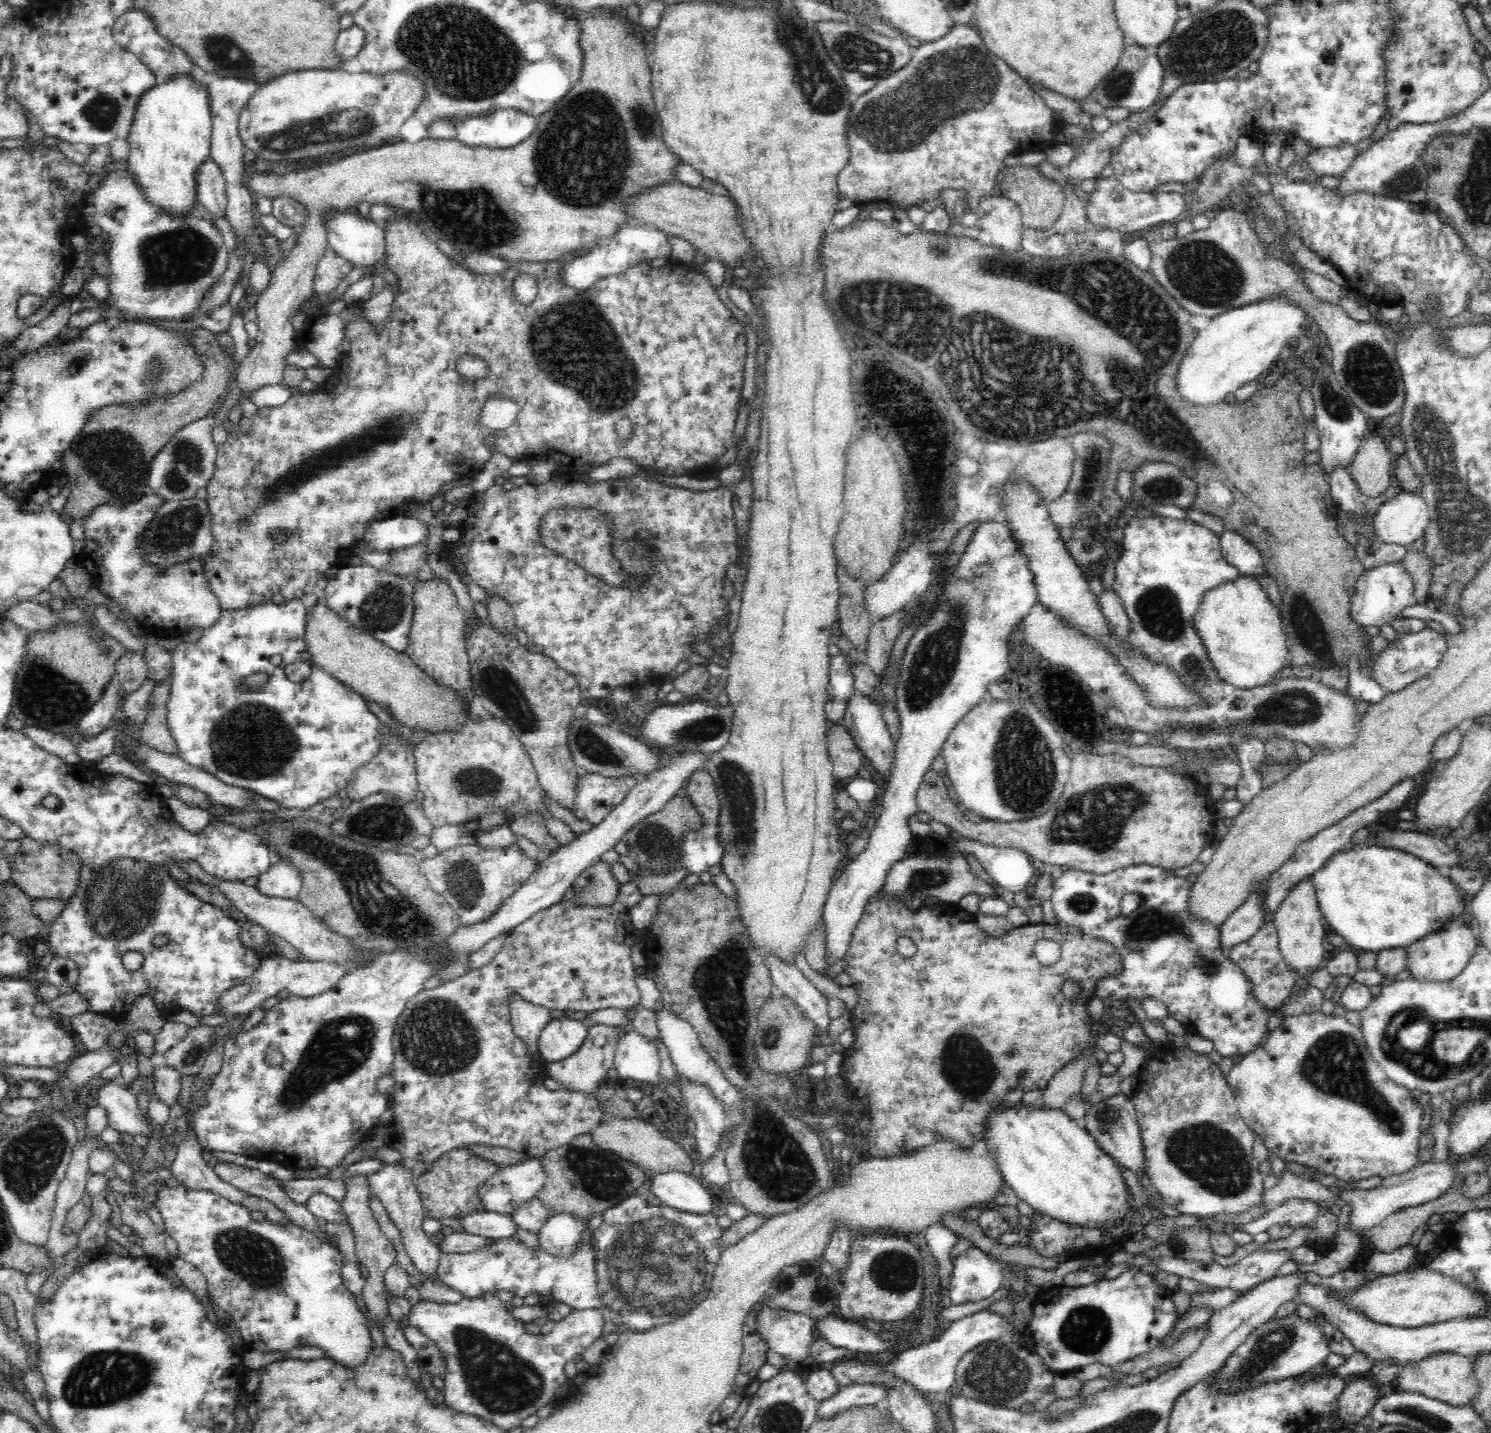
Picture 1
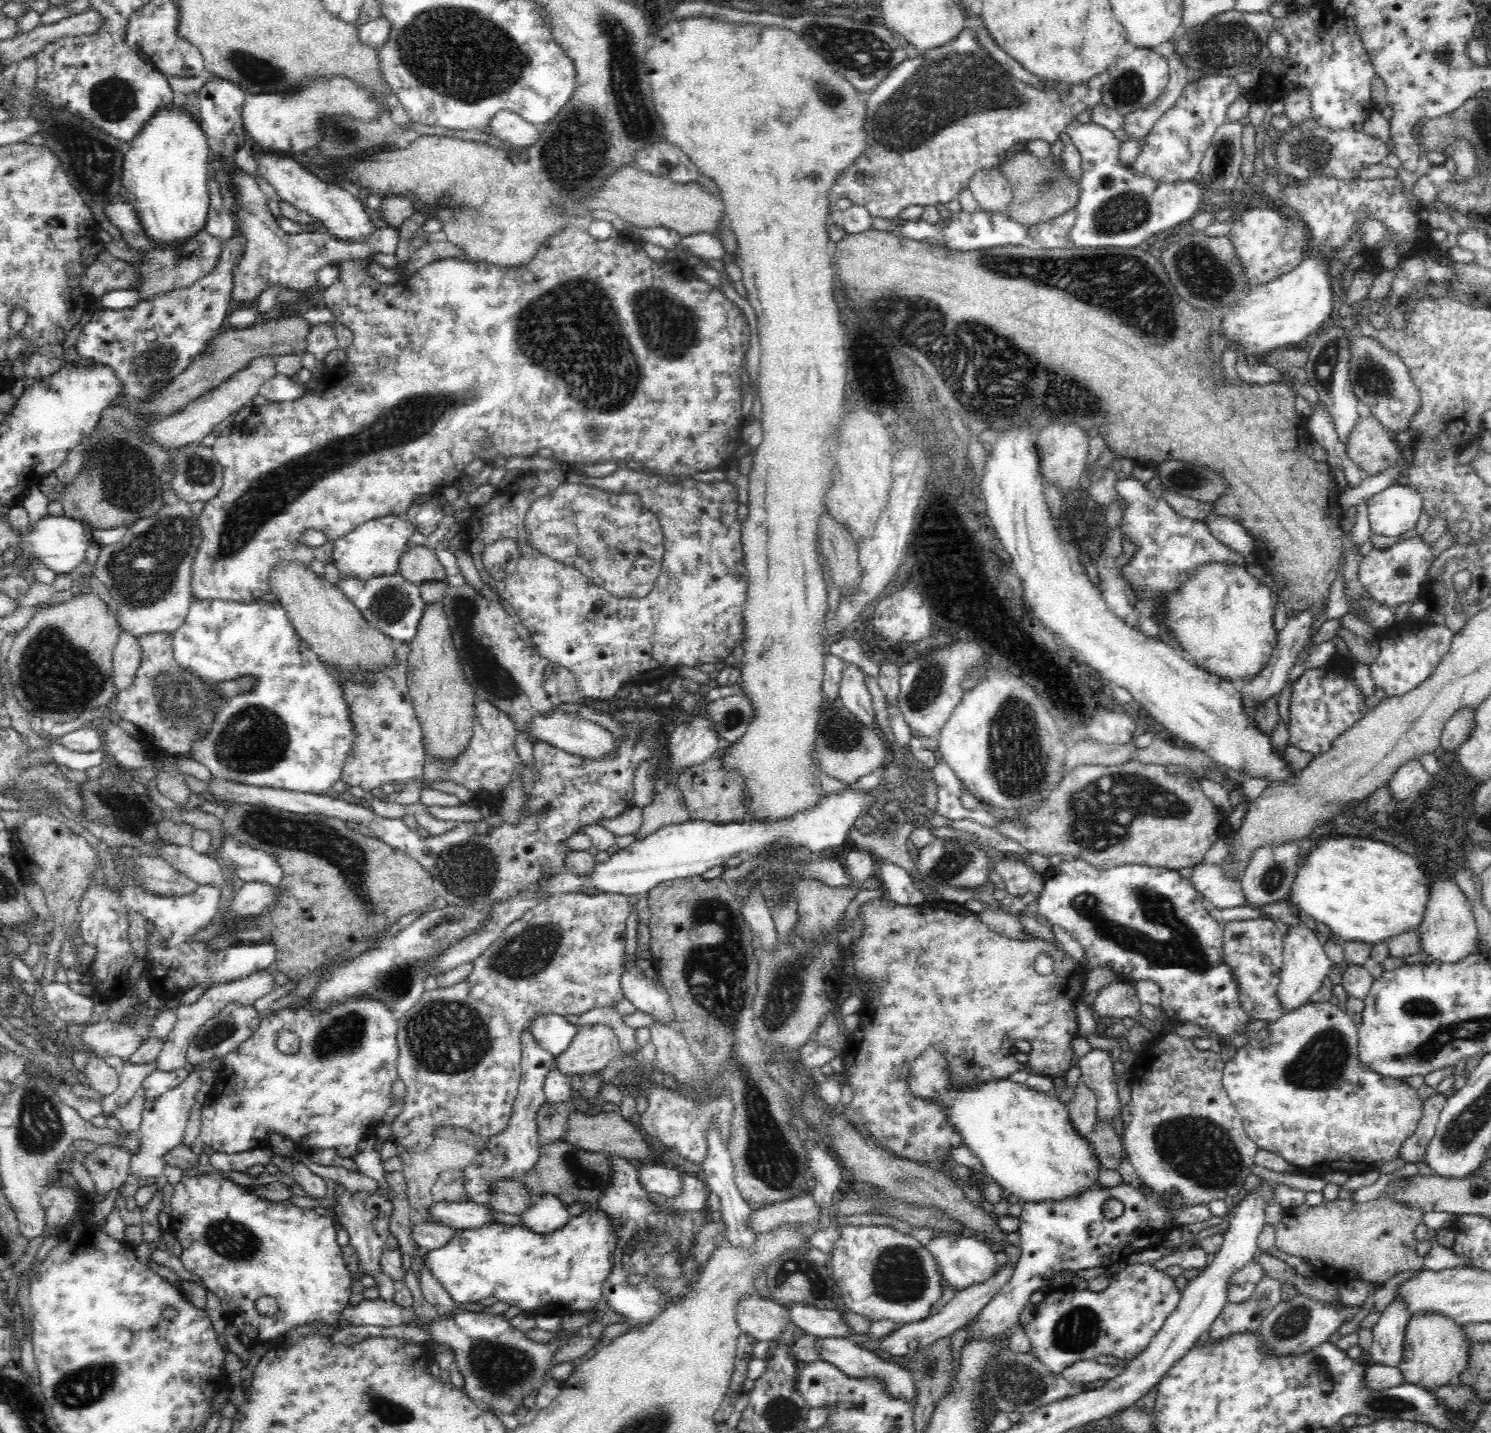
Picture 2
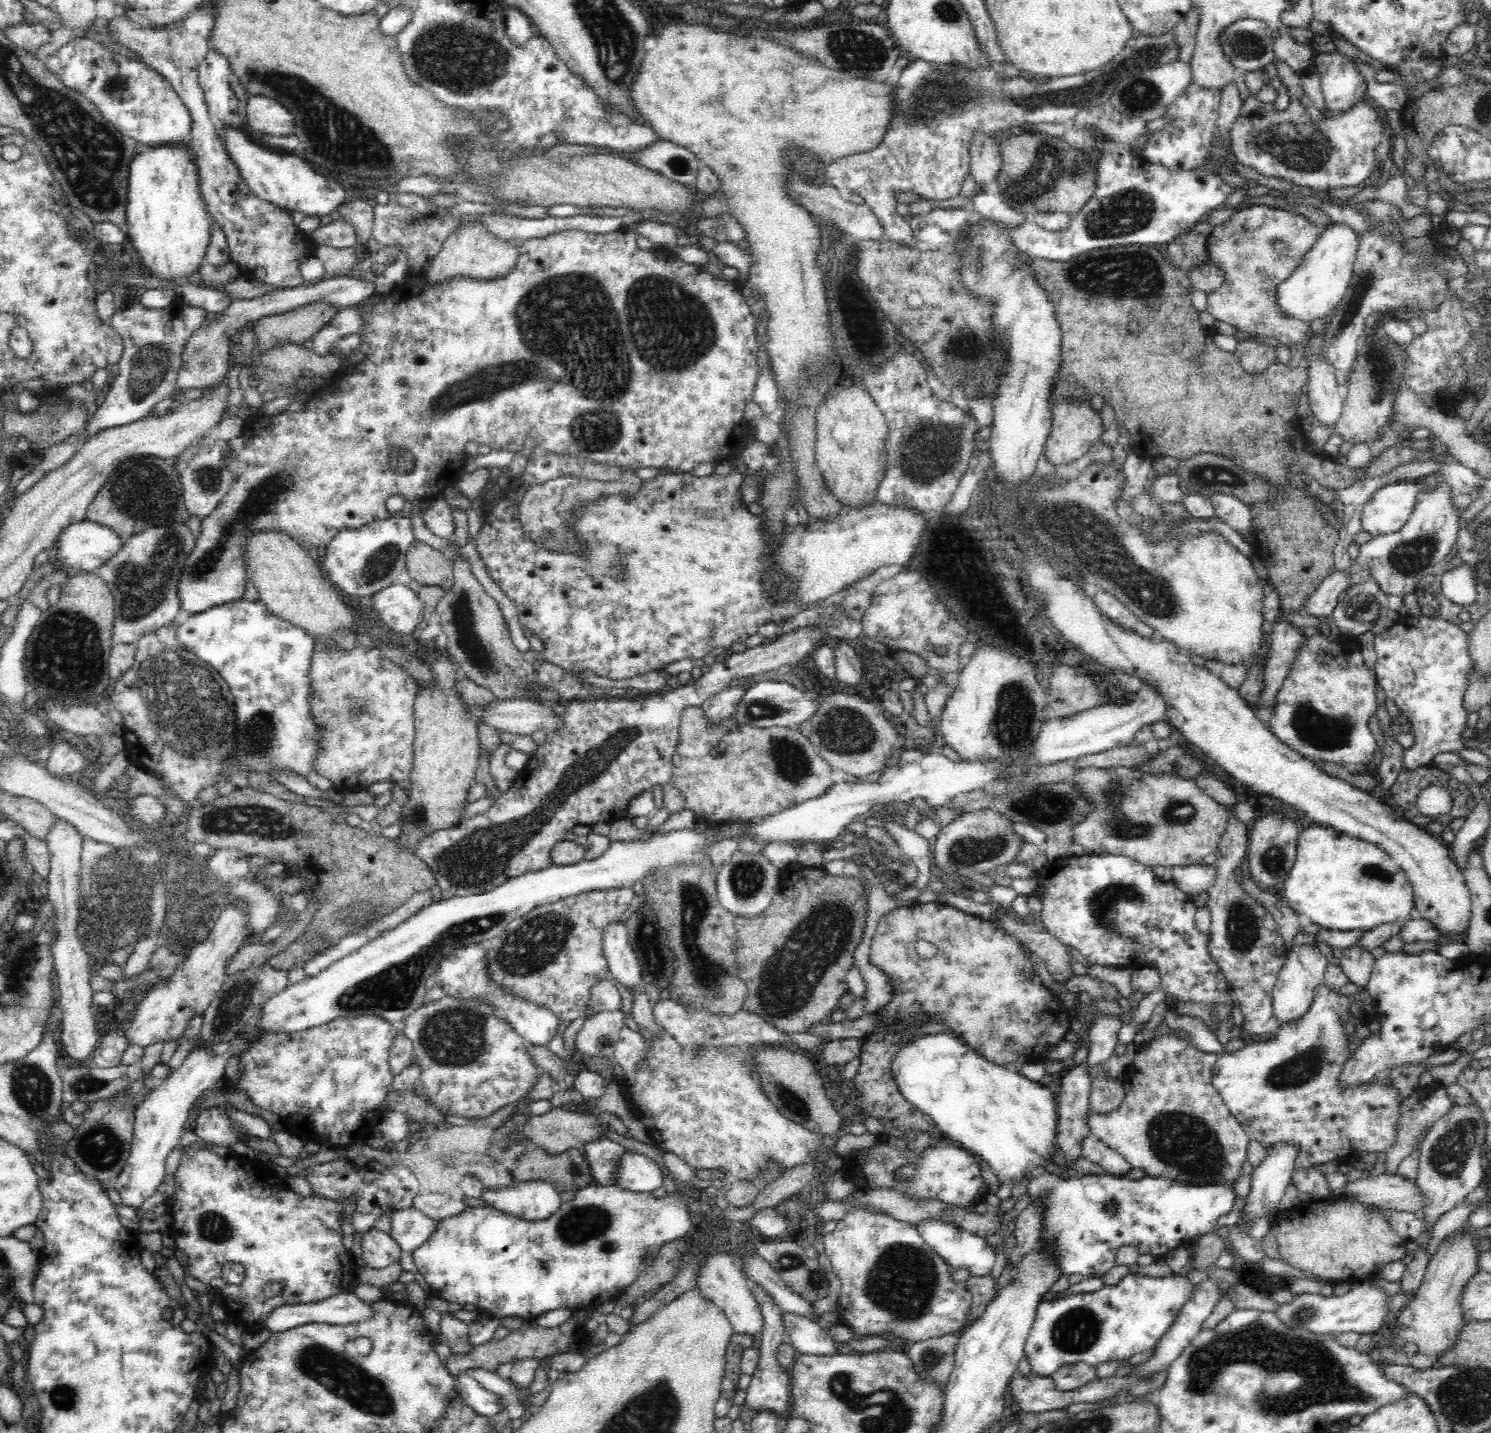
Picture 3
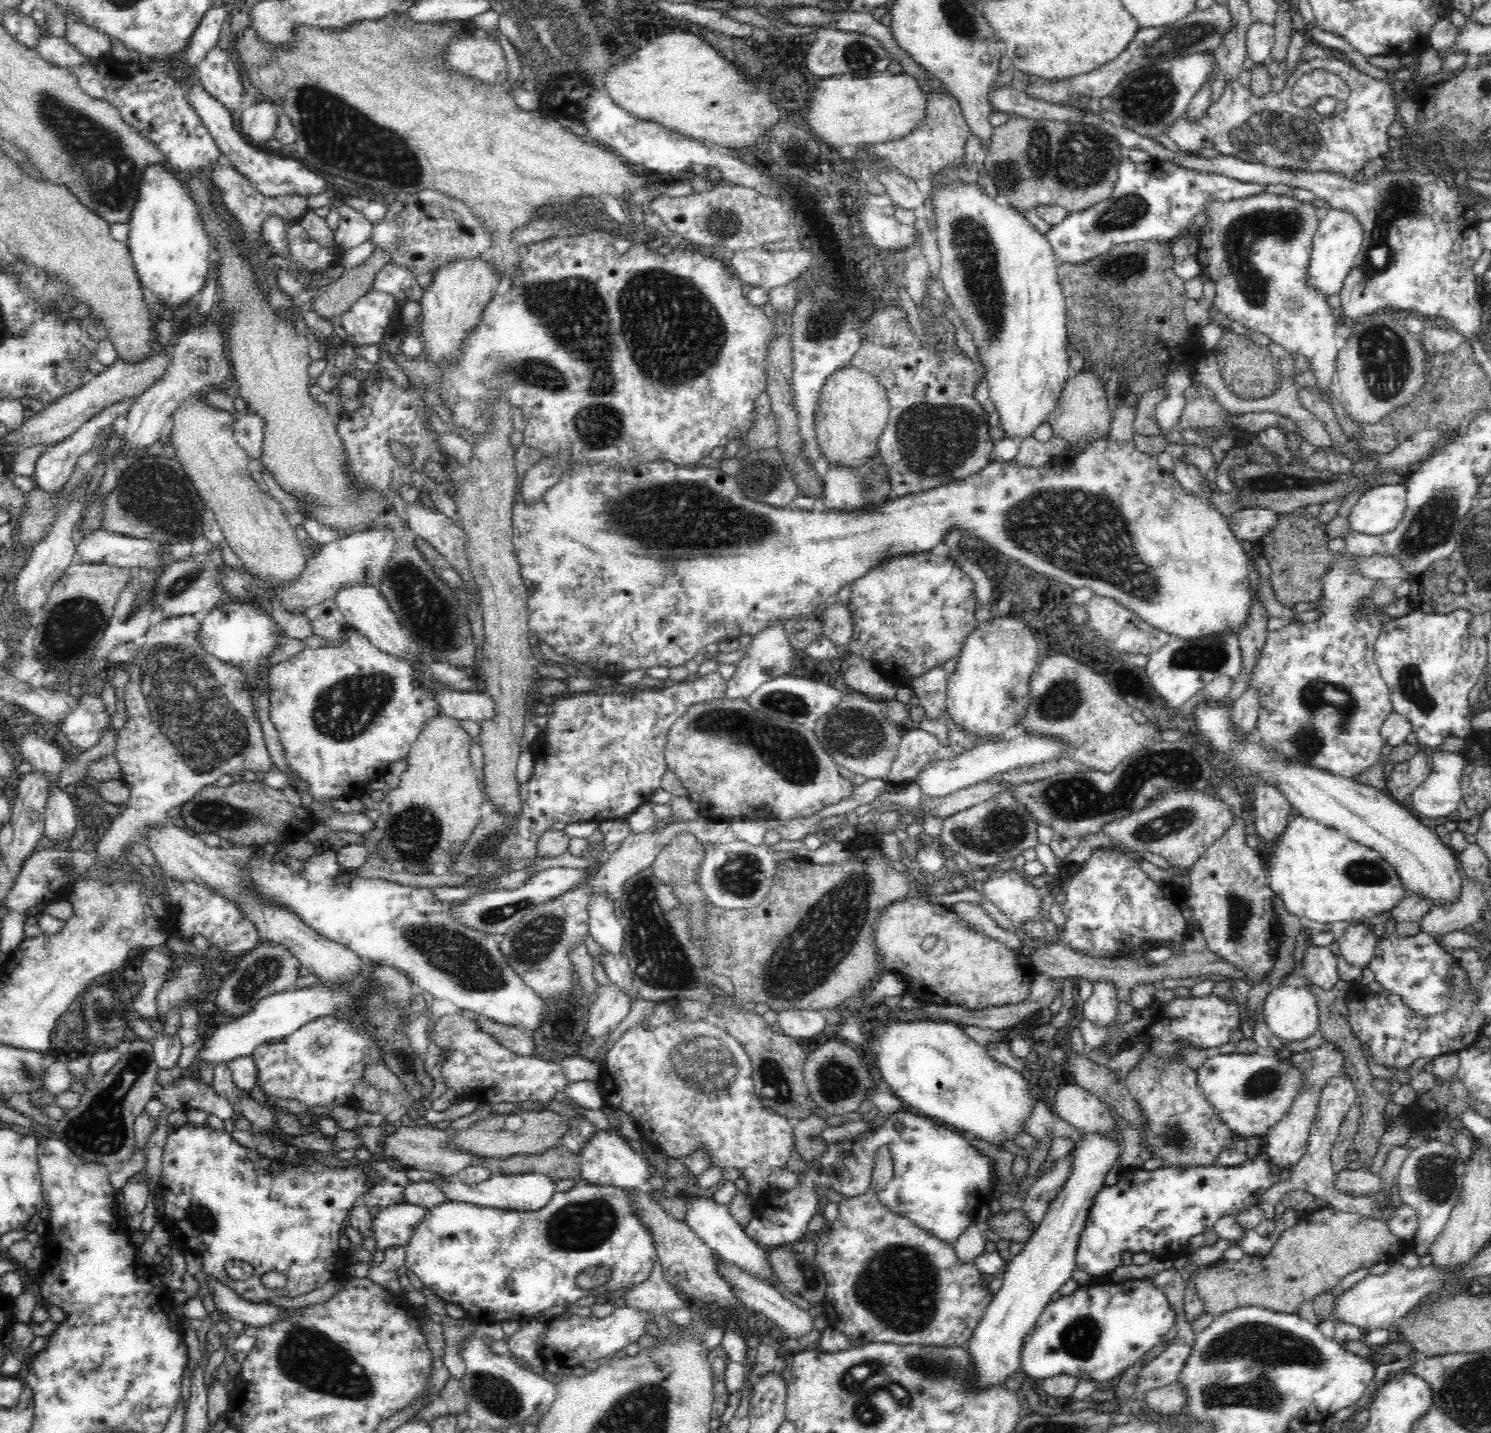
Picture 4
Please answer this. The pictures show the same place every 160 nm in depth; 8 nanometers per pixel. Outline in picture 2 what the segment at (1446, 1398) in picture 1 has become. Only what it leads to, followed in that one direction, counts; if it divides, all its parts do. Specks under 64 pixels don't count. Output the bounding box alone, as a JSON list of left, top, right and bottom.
[1399,1312,1469,1392]

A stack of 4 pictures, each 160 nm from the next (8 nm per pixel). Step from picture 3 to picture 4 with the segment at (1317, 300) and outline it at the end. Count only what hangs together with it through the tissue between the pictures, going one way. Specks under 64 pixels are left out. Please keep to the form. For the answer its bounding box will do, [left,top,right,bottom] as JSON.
[1306,208,1363,297]

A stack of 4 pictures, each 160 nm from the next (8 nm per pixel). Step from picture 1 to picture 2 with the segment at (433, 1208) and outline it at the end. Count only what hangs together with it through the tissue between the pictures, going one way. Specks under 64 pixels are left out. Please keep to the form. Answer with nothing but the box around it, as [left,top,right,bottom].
[430,1168,471,1203]

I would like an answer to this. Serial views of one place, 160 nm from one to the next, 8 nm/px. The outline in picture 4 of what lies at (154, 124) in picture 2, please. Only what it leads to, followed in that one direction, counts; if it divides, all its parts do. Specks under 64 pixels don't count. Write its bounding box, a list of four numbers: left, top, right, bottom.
[128,165,212,308]

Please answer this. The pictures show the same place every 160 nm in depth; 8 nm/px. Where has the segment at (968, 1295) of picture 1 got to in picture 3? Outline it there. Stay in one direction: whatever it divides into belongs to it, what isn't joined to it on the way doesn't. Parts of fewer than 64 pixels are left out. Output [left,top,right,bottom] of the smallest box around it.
[917,1220,995,1277]

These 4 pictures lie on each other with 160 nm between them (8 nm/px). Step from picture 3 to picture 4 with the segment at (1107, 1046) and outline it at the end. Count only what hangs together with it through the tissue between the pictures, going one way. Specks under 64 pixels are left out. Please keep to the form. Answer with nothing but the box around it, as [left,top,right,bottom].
[1083,983,1120,1027]

